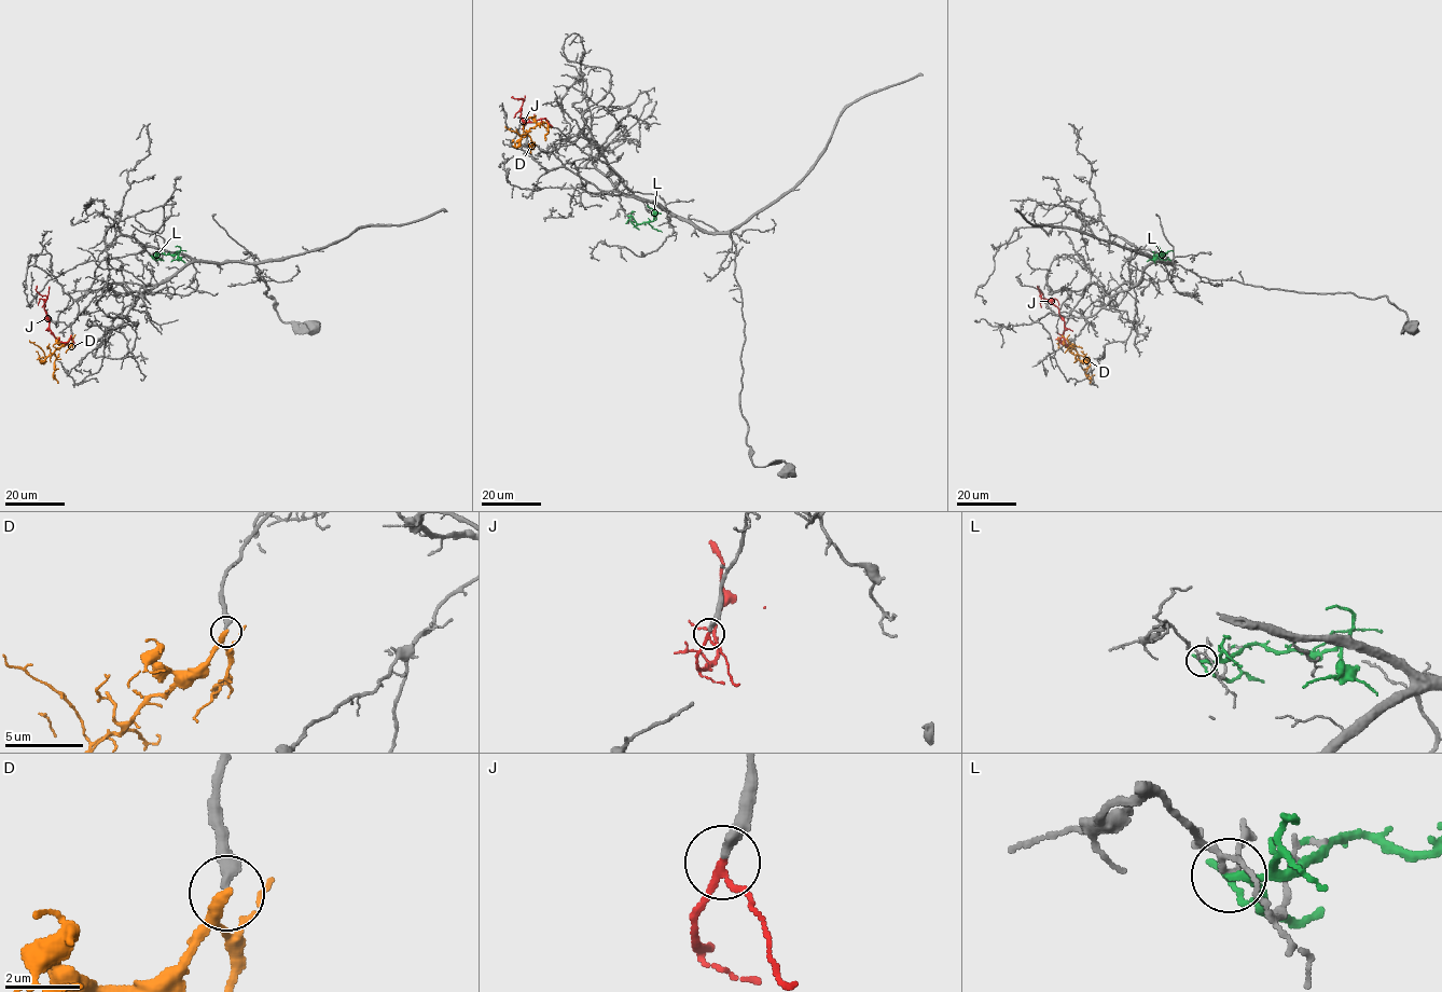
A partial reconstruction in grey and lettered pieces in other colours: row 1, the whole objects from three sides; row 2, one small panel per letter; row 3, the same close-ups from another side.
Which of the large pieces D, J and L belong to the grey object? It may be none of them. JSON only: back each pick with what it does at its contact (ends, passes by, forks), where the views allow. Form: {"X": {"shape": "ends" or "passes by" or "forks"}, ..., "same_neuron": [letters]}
{"J": {"shape": "passes by"}, "same_neuron": ["J"]}

